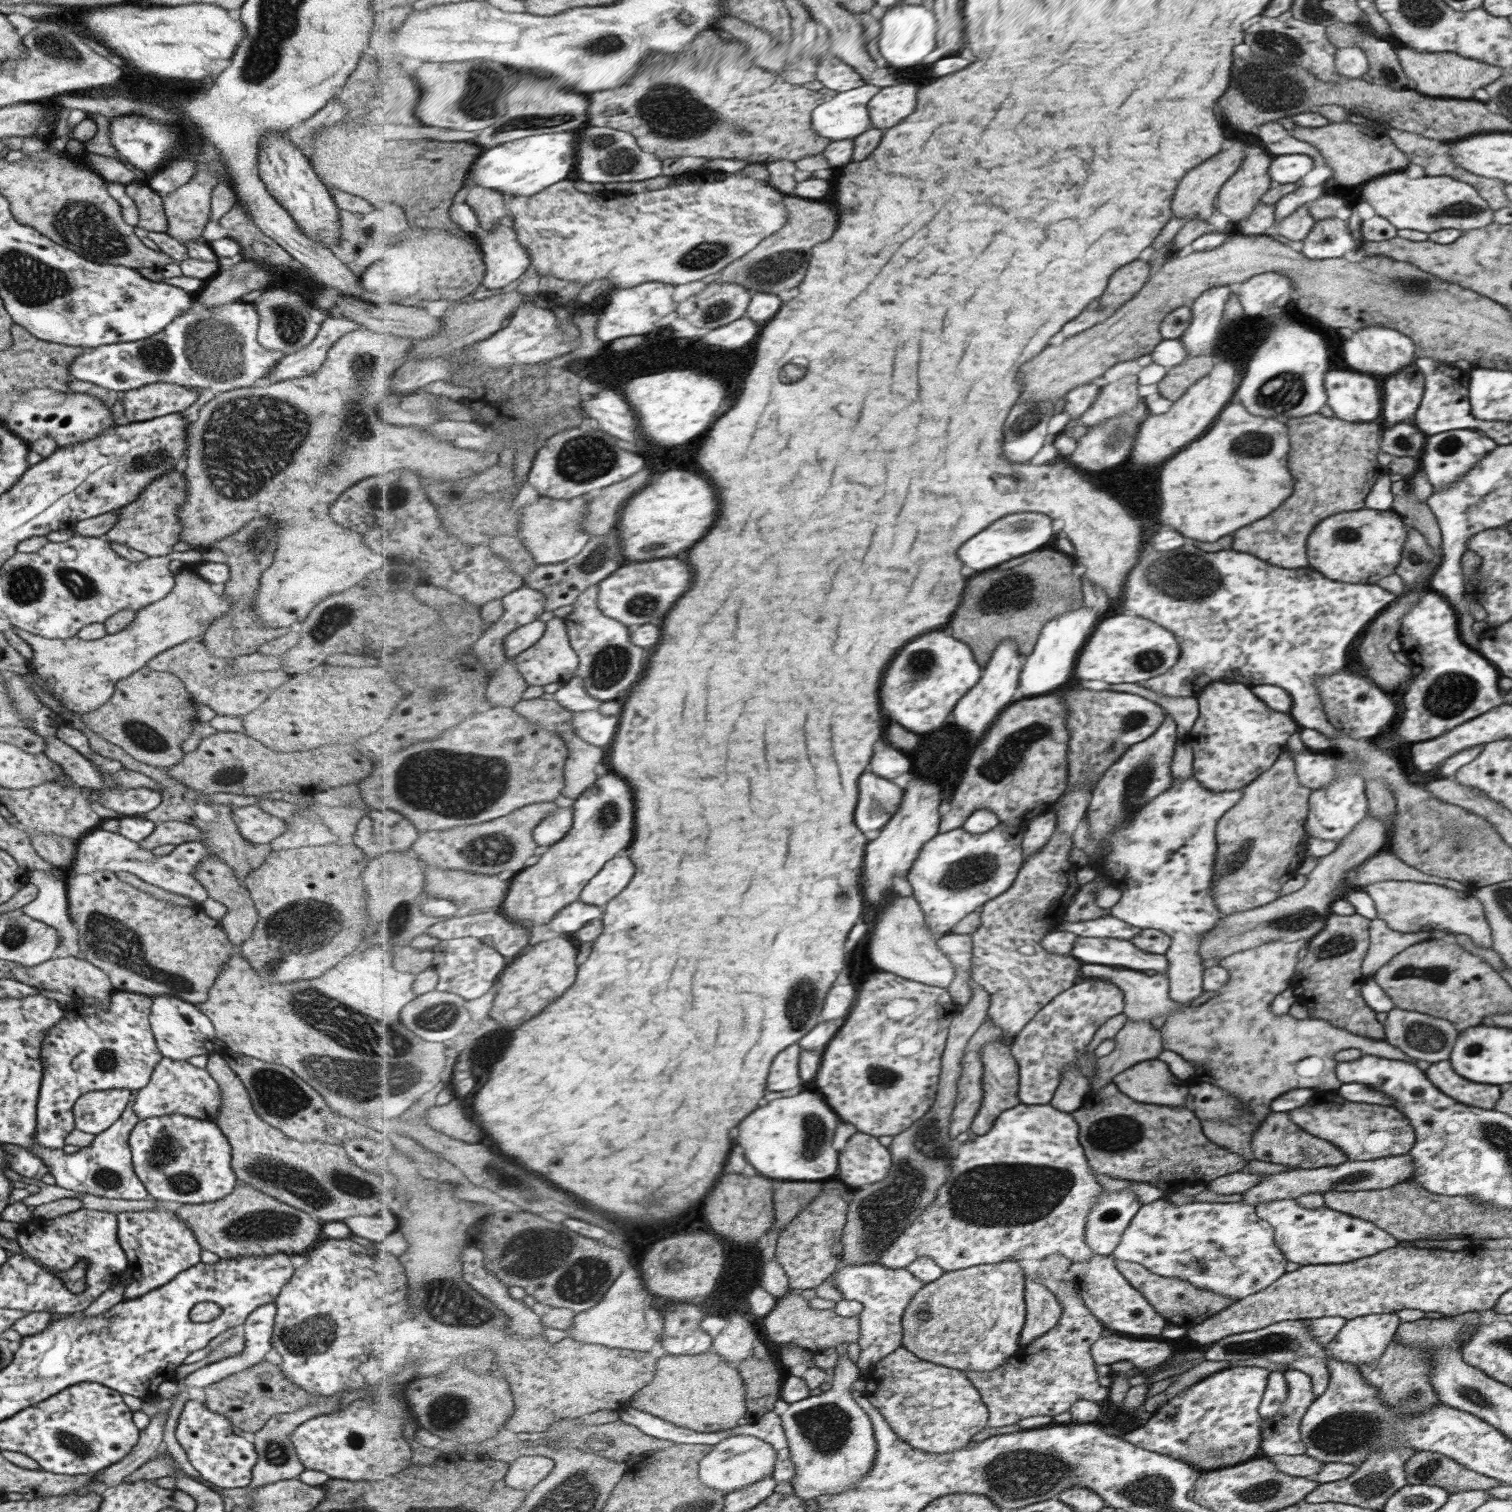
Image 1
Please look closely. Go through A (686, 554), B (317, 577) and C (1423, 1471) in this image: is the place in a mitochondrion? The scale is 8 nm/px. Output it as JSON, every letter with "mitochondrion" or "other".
{"A":"other","B":"other","C":"mitochondrion"}

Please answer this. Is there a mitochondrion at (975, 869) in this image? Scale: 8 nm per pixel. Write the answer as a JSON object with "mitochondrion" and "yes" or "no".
{"mitochondrion":"yes"}

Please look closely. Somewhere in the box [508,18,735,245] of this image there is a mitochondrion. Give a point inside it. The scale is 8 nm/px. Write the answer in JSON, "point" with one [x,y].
{"point":[618,160]}

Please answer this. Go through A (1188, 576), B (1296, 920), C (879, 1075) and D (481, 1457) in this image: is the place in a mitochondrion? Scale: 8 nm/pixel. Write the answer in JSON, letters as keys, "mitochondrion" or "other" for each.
{"A":"mitochondrion","B":"mitochondrion","C":"mitochondrion","D":"other"}

